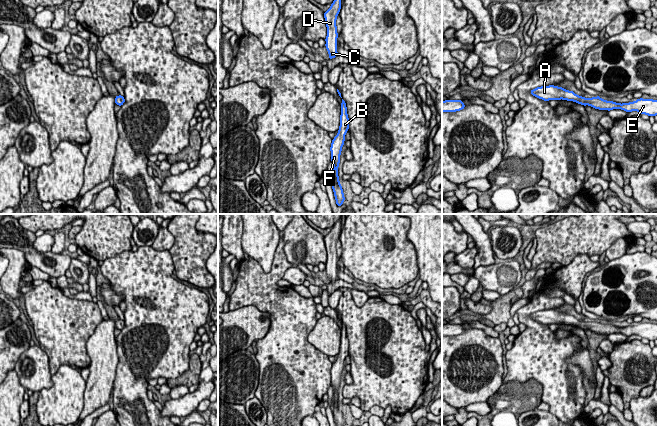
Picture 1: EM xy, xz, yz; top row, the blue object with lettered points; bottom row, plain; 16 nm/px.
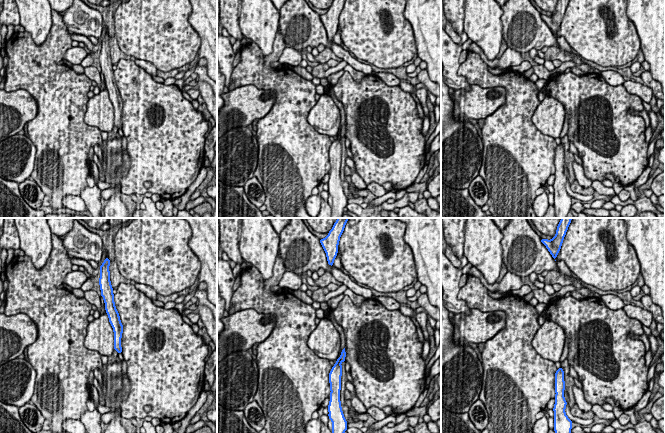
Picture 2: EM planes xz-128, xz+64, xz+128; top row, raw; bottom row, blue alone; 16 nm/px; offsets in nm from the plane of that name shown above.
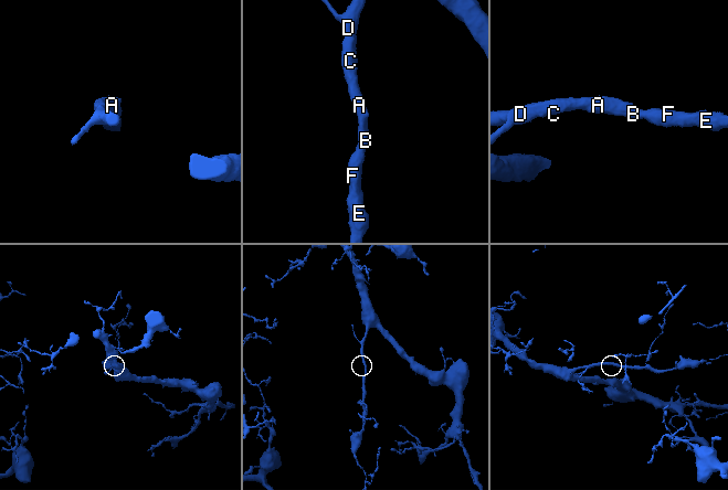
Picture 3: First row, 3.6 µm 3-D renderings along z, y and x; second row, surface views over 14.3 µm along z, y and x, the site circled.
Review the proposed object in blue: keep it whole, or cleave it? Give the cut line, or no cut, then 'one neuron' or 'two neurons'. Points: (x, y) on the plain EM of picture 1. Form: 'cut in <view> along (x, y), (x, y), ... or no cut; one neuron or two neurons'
no cut; one neuron

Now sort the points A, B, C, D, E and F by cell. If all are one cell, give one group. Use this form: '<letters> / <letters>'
A B C D E F

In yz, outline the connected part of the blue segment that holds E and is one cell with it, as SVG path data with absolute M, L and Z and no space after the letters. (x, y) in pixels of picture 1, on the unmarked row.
M554 309L537 311L531 314L530 317L544 325L563 323L567 325L574 325L584 330L589 329L599 334L610 335L612 333L622 333L628 337L631 335L637 335L639 338L646 338L649 341L657 339L657 324L653 323L640 322L634 326L620 328L613 325L603 324L600 320L584 322L582 320L578 320L573 315Z

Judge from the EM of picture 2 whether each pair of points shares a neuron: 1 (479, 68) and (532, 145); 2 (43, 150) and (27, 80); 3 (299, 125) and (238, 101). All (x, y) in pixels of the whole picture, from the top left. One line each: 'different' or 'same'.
1: same
2: same
3: different

